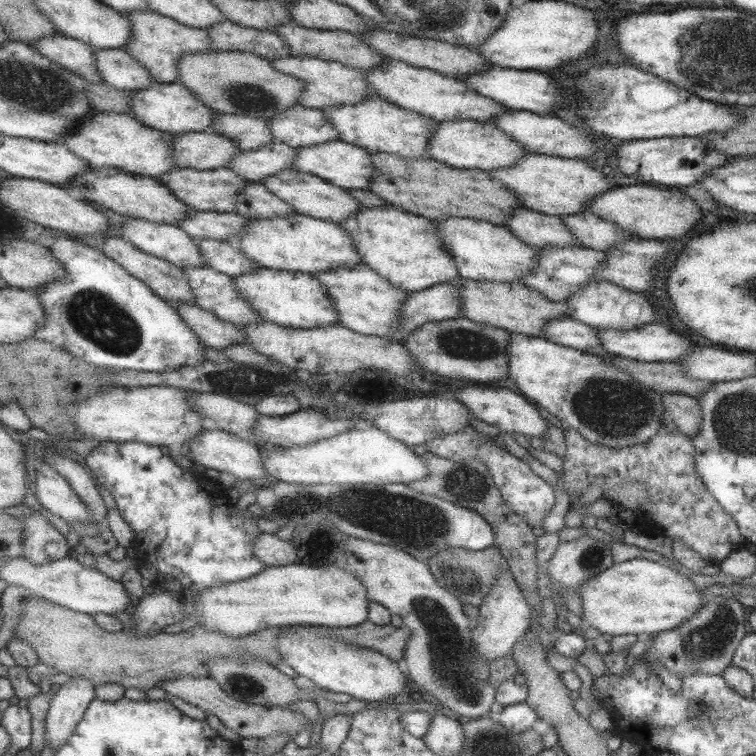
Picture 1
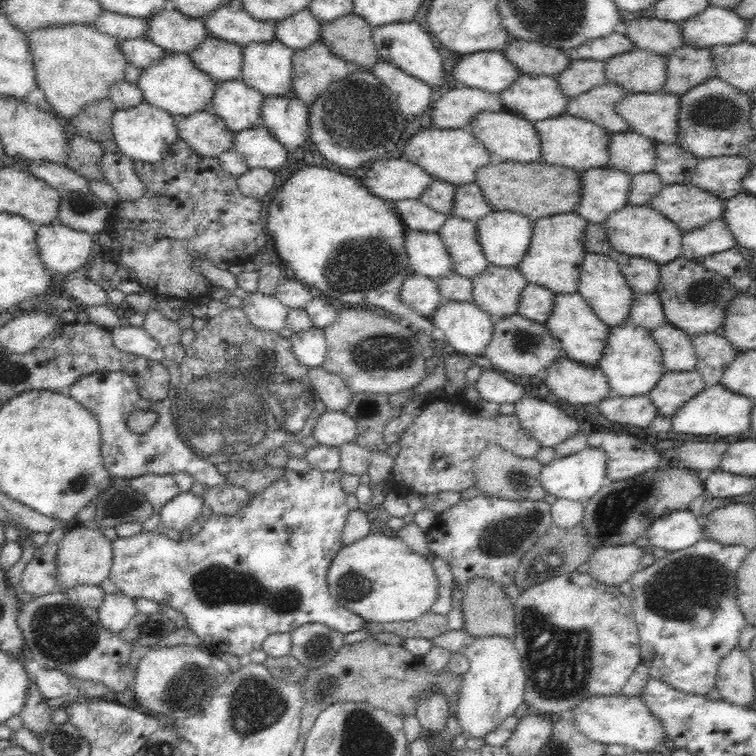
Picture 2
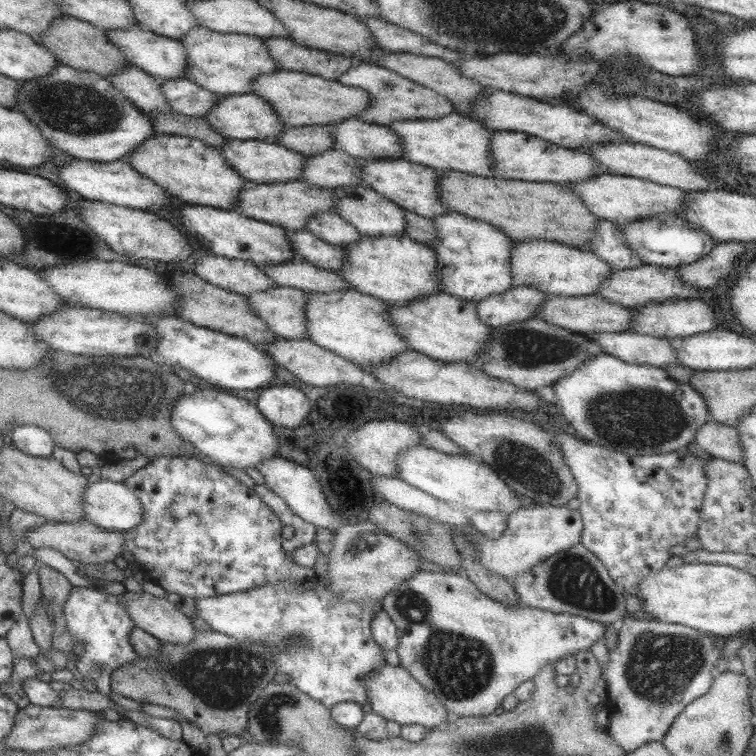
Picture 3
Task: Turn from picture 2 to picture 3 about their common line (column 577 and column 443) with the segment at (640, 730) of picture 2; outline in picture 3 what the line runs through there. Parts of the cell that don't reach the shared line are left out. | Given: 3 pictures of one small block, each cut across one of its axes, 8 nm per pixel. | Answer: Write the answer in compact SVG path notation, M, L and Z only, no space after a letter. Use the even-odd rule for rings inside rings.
M385 664L385 666L379 666L375 672L371 672L365 678L365 696L367 696L367 702L371 704L373 714L381 716L383 720L395 722L399 726L417 724L427 730L437 730L437 728L445 728L445 724L451 720L451 716L439 704L437 696L433 692L429 692L427 688L423 688L423 684L419 684L401 666Z

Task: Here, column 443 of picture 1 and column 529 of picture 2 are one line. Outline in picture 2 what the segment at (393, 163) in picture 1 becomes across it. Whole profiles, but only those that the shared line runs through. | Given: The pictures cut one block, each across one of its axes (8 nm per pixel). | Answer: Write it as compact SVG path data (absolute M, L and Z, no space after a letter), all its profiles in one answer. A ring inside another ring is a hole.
M492 162L476 172L476 184L480 186L486 202L496 212L518 212L530 220L542 220L548 216L574 212L582 198L582 178L574 168L552 166L546 162L518 164L518 162Z

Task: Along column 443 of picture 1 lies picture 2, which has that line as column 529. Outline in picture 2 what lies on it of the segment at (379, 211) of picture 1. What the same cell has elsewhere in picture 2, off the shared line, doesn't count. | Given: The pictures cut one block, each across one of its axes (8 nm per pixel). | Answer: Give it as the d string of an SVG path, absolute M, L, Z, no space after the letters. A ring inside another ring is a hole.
M564 212L536 220L530 250L524 256L524 262L518 266L522 276L530 284L540 284L554 294L580 294L582 264L584 258L588 256L586 248L588 226L590 226L588 220L576 212Z

